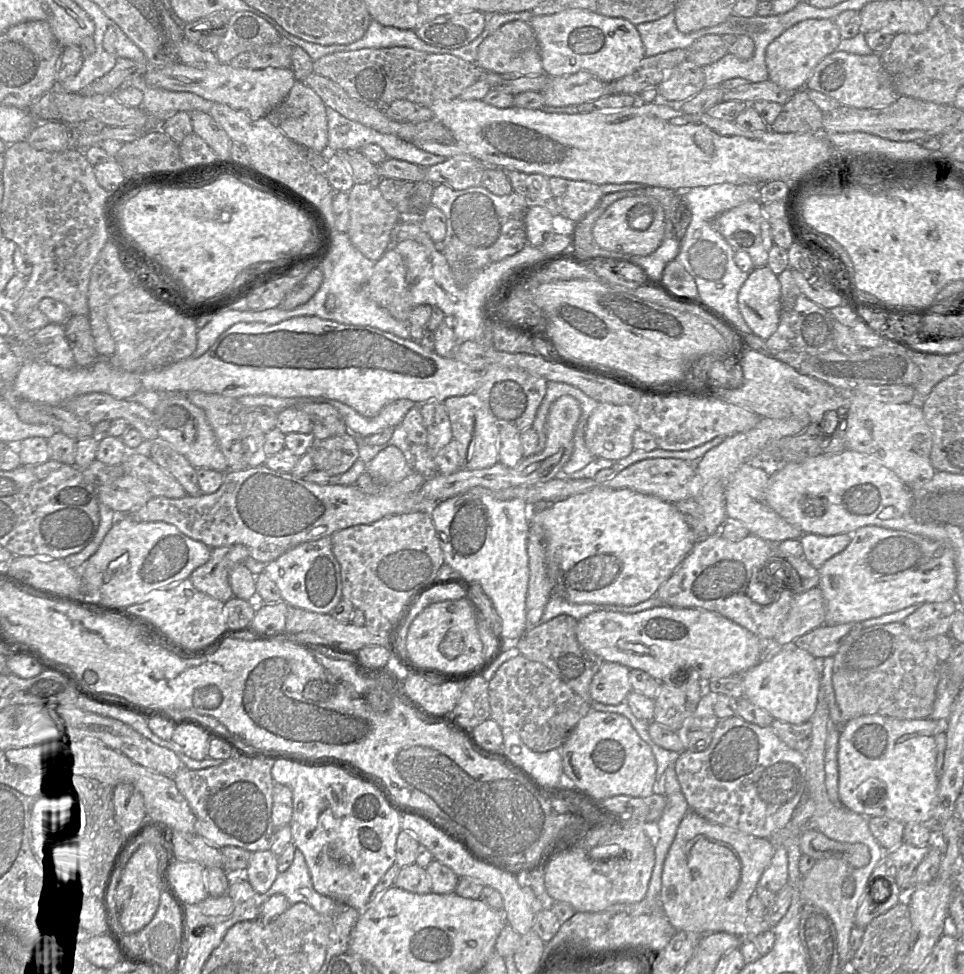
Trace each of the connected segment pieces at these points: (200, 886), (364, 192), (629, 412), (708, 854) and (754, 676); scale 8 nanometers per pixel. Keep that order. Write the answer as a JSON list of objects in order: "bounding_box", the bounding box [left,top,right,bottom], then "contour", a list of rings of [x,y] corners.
[{"bounding_box":[164,853,210,904],"contour":[[[173,853],[164,865],[167,880],[186,904],[196,904],[210,896],[205,888],[203,870],[200,863],[178,860]]]},{"bounding_box":[348,182,402,262],"contour":[[[356,182],[348,196],[350,241],[365,257],[376,262],[391,247],[392,230],[402,220],[402,215],[384,198],[377,183]]]},{"bounding_box":[585,402,639,461],"contour":[[[601,402],[590,415],[585,444],[594,457],[618,461],[633,450],[633,435],[639,419],[631,405]]]},{"bounding_box":[661,810,775,939],"contour":[[[690,810],[678,827],[663,867],[661,901],[669,922],[677,931],[701,935],[727,932],[742,939],[754,939],[770,930],[768,922],[749,913],[748,900],[756,892],[763,872],[771,863],[775,848],[769,839],[713,823]]]},{"bounding_box":[742,644,821,724],"contour":[[[785,644],[781,651],[767,661],[761,661],[742,674],[743,695],[755,706],[767,711],[774,720],[803,724],[814,714],[821,689],[818,660],[794,644]]]}]

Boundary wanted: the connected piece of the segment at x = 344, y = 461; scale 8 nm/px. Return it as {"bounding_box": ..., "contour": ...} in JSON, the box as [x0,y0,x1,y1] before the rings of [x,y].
{"bounding_box":[307,432,359,476],"contour":[[[351,432],[324,440],[315,439],[307,453],[311,455],[315,468],[330,476],[338,476],[359,459],[358,440]]]}

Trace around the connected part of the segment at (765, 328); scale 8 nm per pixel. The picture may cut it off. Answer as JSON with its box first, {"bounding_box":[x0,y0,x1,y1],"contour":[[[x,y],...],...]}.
{"bounding_box":[738,265,781,341],"contour":[[[767,265],[749,273],[738,293],[738,307],[752,333],[764,341],[777,330],[781,285],[778,276]]]}

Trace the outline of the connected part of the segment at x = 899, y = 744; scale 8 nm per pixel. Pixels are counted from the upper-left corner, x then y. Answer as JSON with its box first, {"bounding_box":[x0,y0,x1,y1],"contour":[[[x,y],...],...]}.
{"bounding_box":[838,715,948,824],"contour":[[[865,715],[846,722],[838,742],[838,794],[842,805],[866,817],[928,824],[939,784],[935,737],[947,729],[948,719]]]}

